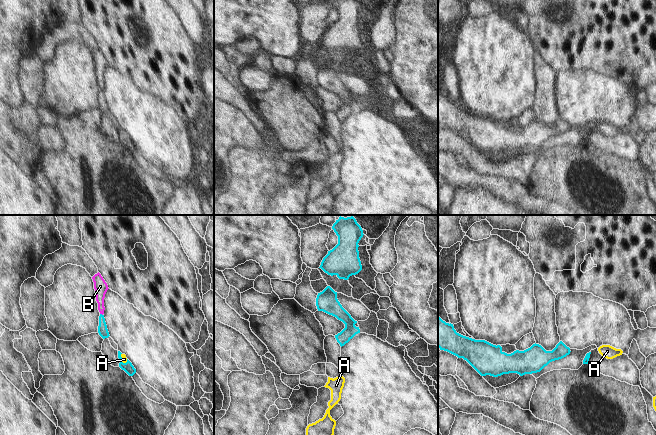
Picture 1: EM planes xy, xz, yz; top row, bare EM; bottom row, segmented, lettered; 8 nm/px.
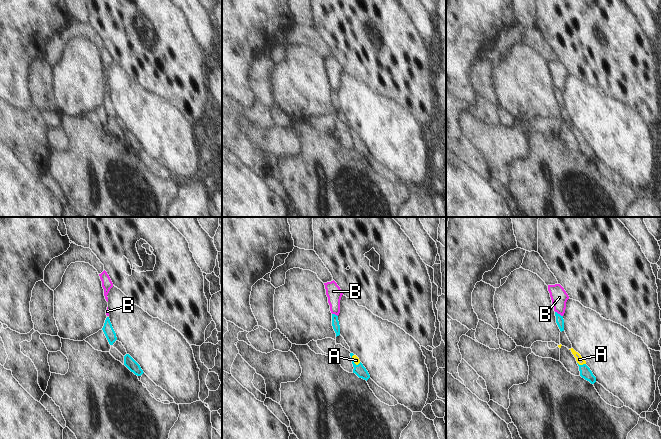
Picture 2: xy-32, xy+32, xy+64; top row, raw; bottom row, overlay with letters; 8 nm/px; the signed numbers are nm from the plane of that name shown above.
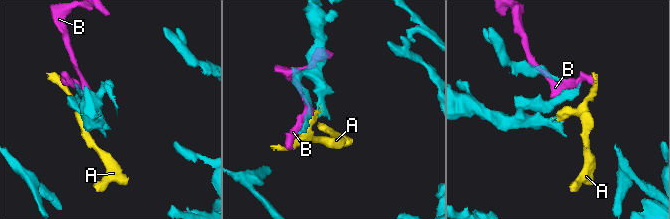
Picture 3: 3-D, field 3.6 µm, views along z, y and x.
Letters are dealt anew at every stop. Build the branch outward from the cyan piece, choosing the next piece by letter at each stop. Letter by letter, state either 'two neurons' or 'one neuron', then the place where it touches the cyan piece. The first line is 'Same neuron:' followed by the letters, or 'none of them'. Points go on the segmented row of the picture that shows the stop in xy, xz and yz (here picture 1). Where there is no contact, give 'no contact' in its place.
Same neuron: A
A: one neuron | xy (121, 359)
B: two neurons | xy (101, 314)

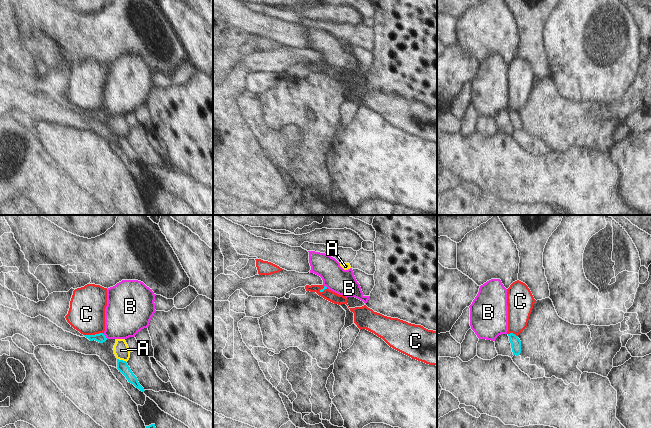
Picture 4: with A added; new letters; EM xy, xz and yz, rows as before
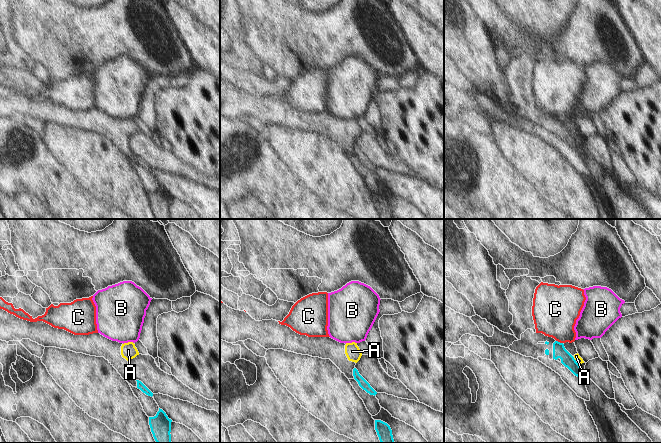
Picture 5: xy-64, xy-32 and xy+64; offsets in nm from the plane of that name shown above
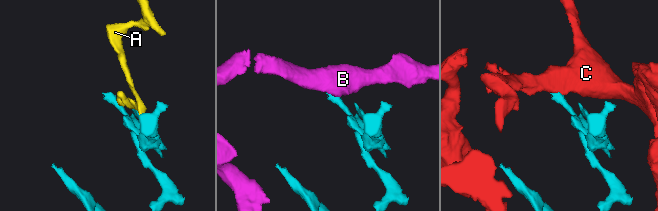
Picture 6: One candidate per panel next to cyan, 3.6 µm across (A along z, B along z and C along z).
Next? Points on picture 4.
Same neuron: none of them
A: two neurons | xy (122, 360)
B: two neurons | xy (105, 336)
C: two neurons | xy (93, 335)

